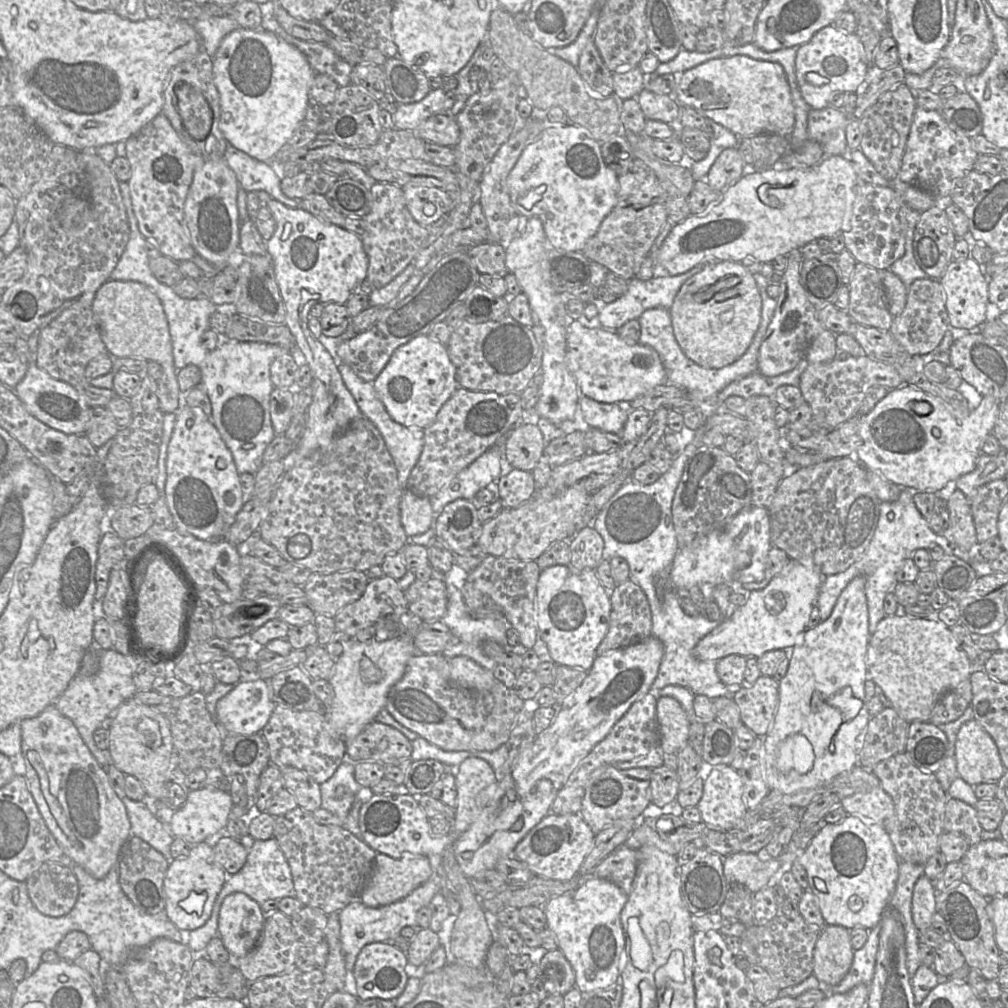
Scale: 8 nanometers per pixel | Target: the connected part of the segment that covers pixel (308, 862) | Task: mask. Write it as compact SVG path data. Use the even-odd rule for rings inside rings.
M297 806L290 812L275 817L273 838L290 866L295 897L303 905L321 909L328 915L325 939L329 952L322 970L329 996L343 991L347 974L338 912L359 897L371 874L377 852L344 827L317 823L312 813Z

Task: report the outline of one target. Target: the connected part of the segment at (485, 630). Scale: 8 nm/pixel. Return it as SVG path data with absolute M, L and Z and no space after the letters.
M433 570L432 576L436 576L442 579L445 583L447 591L447 598L448 598L447 610L445 615L440 619L440 621L444 625L446 625L450 629L451 633L459 640L459 642L455 646L444 650L443 655L447 660L456 656L466 656L475 661L478 665L480 665L484 669L492 671L497 664L495 663L494 660L485 656L482 651L482 644L487 640L494 641L499 645L503 646L508 651L511 651L517 655L522 656L526 652L527 649L521 643L519 643L517 646L514 647L511 647L509 645L506 633L507 627L509 626L508 621L501 621L493 618L474 619L470 615L471 610L467 608L464 602L461 590L458 590L449 581L449 579L447 579L446 574Z

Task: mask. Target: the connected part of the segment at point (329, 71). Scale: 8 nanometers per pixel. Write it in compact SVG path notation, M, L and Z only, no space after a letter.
M284 32L286 35L278 36L303 53L316 73L328 75L339 88L351 83L353 66L343 60L331 46L324 42L301 40Z

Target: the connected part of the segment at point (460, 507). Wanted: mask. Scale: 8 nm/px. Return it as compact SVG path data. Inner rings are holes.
M456 499L435 519L435 536L454 555L466 554L477 542L483 523L471 500Z

